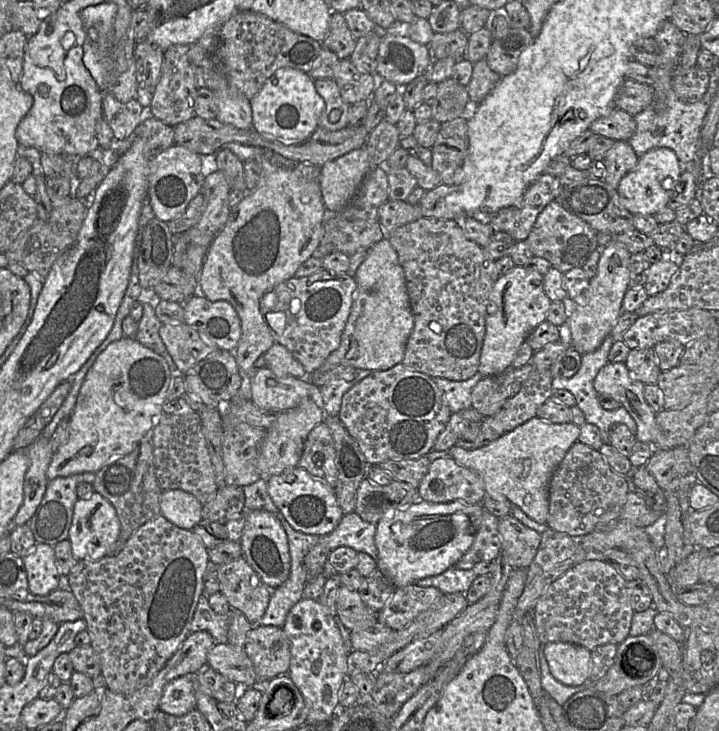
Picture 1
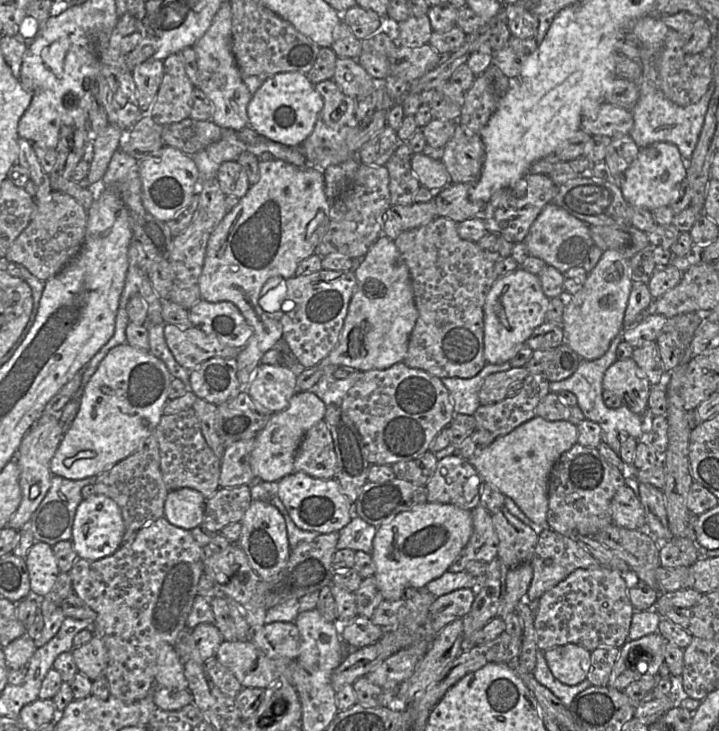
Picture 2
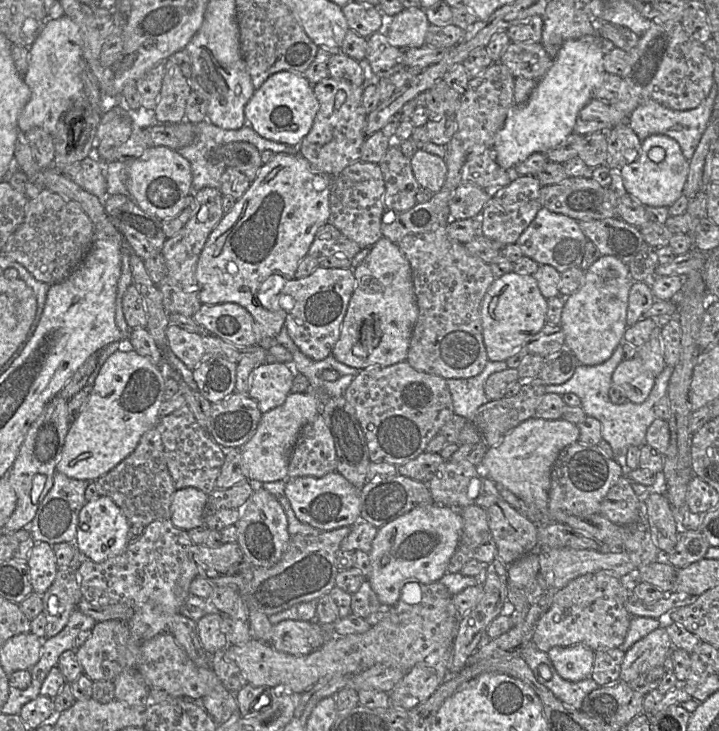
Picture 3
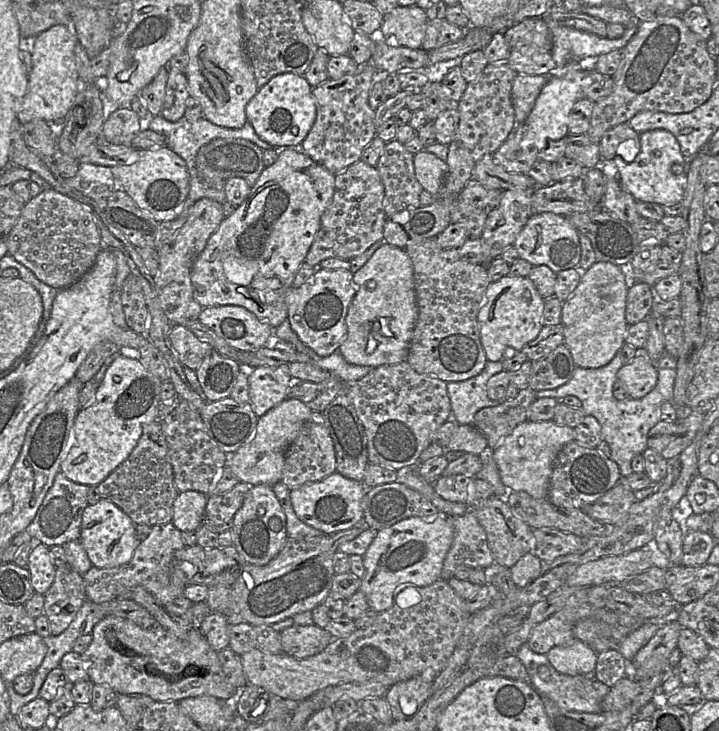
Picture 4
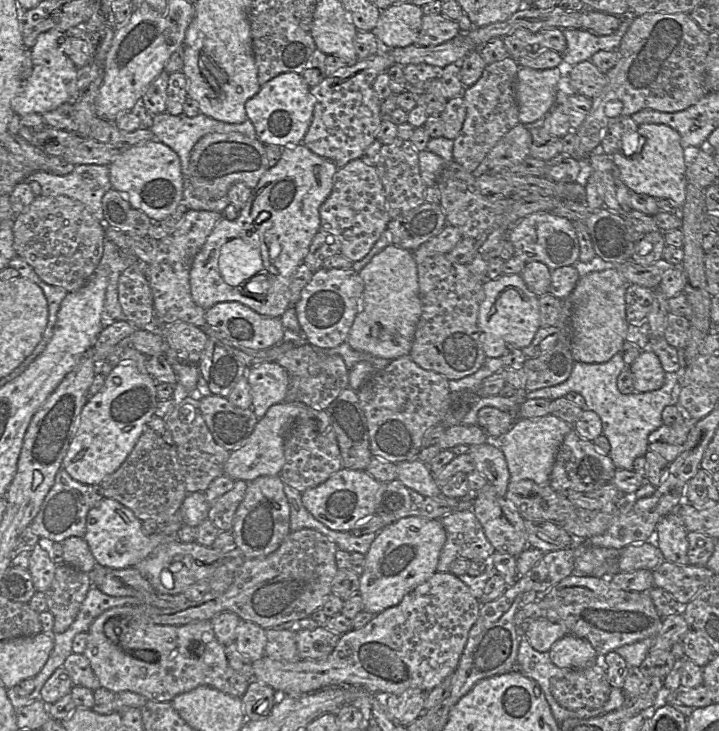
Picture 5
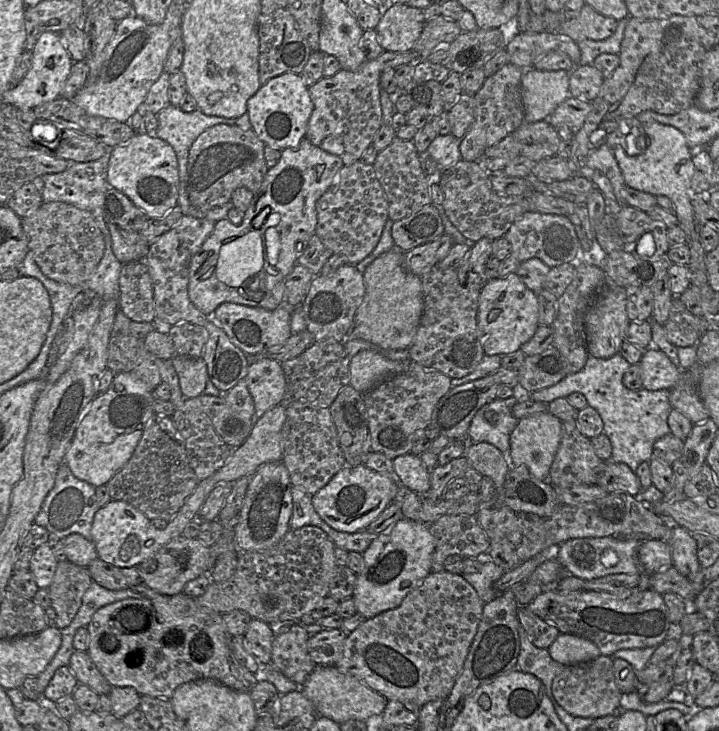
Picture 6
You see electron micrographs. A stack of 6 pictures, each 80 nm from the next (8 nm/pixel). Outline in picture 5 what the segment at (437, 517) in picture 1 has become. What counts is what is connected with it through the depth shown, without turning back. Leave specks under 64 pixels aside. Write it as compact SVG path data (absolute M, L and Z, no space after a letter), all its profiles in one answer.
M405 517L384 527L365 555L359 594L364 610L377 615L398 605L403 597L426 582L437 571L441 550L446 542L446 531L439 519Z

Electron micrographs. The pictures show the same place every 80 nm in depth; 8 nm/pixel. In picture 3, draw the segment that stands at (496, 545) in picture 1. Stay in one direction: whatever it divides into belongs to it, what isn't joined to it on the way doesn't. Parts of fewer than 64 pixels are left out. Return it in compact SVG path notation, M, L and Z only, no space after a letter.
M474 504L456 510L463 519L463 529L447 573L459 573L470 560L490 564L497 558L497 548L488 525L486 509Z

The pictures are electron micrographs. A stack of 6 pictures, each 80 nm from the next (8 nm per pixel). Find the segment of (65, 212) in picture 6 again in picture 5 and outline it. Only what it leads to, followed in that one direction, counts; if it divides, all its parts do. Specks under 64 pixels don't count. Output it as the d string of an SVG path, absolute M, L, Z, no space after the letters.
M60 195L37 196L12 223L16 256L24 259L45 283L67 292L82 288L94 275L102 258L103 226L78 200Z

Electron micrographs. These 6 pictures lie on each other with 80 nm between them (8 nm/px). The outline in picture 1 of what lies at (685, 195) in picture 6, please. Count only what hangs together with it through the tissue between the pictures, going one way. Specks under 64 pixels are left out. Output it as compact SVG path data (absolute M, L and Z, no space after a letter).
M666 147L654 148L639 157L637 165L627 173L618 185L620 203L633 215L655 215L665 207L679 192L666 190L662 183L666 178L680 182L684 165L681 165L676 153Z

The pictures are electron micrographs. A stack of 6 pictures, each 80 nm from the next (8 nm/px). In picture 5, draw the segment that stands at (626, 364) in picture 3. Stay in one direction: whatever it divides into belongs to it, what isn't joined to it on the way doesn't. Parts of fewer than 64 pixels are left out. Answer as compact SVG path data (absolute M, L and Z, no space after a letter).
M650 349L642 350L628 368L633 375L634 388L639 393L658 390L664 384L666 372Z

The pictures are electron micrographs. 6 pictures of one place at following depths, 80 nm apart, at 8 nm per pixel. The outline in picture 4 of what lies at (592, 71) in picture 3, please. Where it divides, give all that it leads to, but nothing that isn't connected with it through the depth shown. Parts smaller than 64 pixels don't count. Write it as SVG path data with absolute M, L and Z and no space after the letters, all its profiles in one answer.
M570 63L564 68L558 69L560 70L555 72L542 88L535 101L535 105L524 124L518 124L518 126L523 127L523 137L520 141L520 148L522 150L532 150L534 148L540 150L544 147L547 140L560 140L569 134L570 114L572 109L575 103L584 97L582 91L583 70L579 66L579 63Z

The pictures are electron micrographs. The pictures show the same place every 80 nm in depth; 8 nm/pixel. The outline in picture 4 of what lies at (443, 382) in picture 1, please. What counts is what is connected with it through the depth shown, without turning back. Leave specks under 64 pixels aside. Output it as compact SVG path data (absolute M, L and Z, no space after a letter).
M487 361L480 374L465 381L447 383L452 417L460 424L474 424L476 413L485 407L497 406L501 401L491 400L486 393L486 384L495 374L504 370L501 361Z

